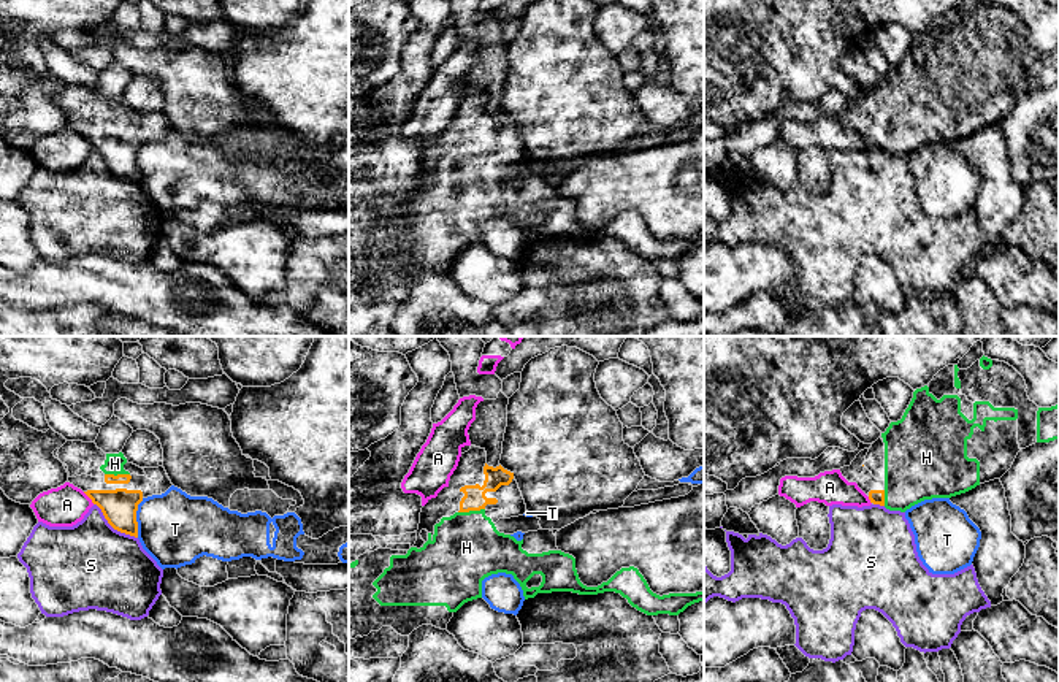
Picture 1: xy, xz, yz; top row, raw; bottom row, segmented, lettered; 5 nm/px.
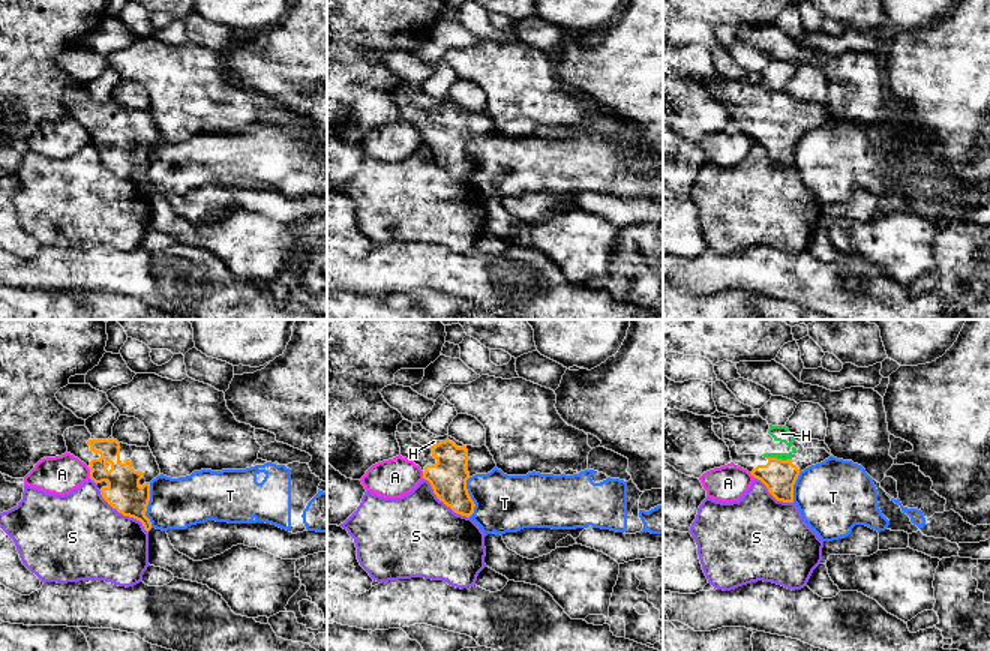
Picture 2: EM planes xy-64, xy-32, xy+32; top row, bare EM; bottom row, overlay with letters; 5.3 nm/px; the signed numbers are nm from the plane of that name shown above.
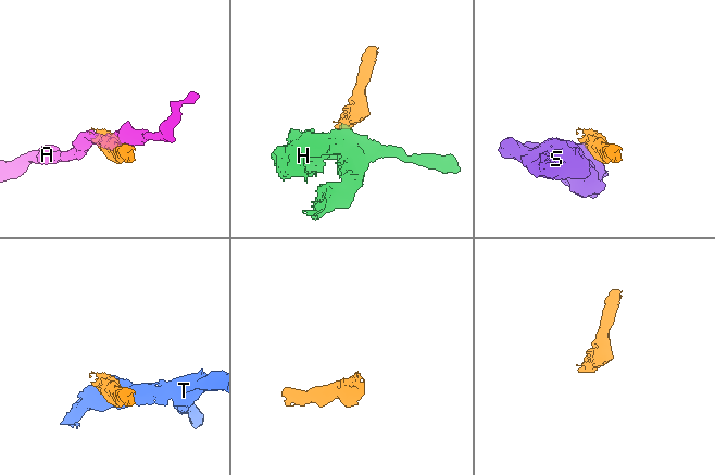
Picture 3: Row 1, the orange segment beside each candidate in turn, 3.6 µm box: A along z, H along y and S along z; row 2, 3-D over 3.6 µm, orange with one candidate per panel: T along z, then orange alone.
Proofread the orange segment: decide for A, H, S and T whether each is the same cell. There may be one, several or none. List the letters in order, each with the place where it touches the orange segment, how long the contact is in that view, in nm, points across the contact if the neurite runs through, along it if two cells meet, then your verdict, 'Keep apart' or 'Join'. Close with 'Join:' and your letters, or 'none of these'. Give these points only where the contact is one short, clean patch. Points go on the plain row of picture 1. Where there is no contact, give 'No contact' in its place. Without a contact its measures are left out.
A: Touches orange at xy (89, 141). Shared border 90 nm. Keep apart
H: Touches orange at xz (471, 154). Shared border 140 nm. Path across: xz (474, 143), (471, 154), (466, 192). Join
S: Touches orange at xy (113, 172). Shared border 280 nm. Keep apart
T: Touches orange at xy (135, 162). Shared border 200 nm. Boundary: xy (143, 143), (137, 156), (137, 181). Keep apart
Join: H

